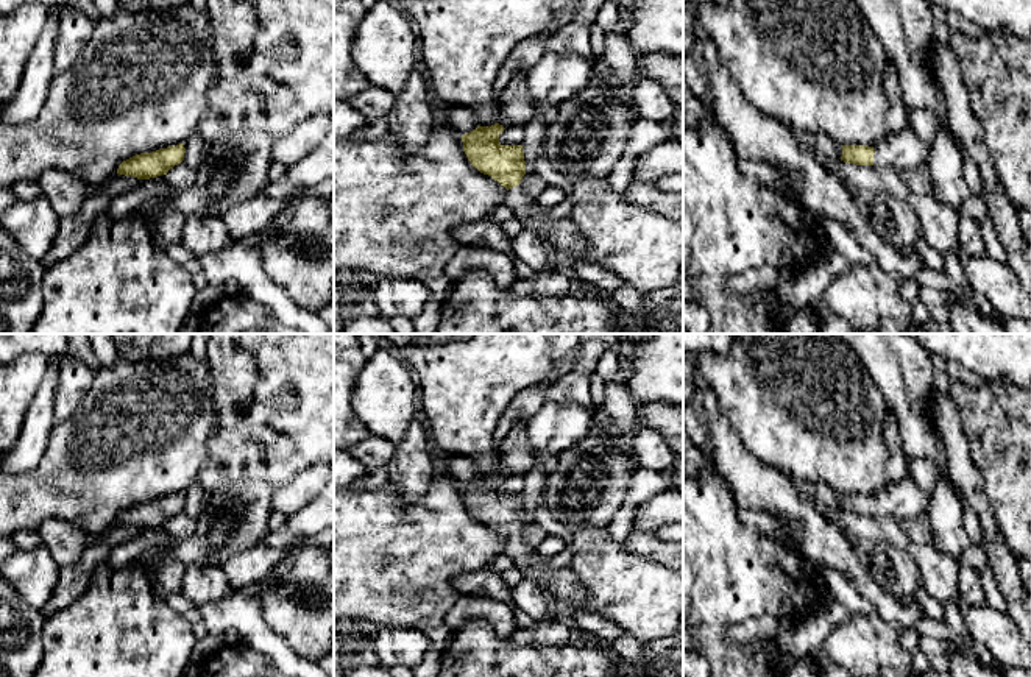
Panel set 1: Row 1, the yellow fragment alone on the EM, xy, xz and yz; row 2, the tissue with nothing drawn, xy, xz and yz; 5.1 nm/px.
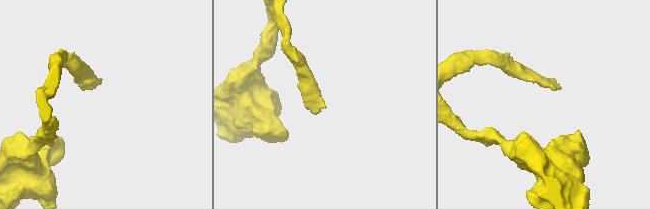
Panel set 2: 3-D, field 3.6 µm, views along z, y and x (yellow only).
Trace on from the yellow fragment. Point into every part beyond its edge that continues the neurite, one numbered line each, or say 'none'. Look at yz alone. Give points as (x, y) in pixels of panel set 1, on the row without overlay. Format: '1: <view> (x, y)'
1: yz (903, 501)

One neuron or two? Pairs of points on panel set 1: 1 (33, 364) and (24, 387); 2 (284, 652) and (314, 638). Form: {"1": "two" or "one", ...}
{"1": "one", "2": "two"}

